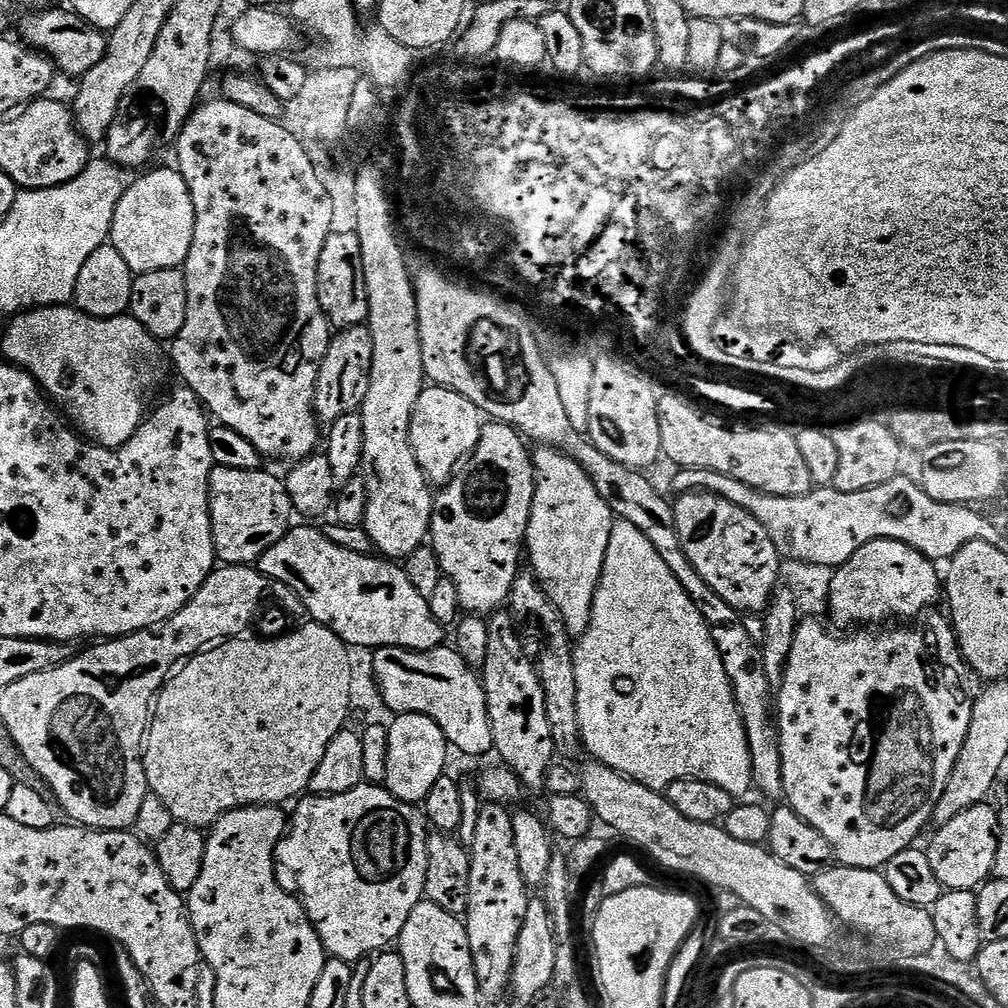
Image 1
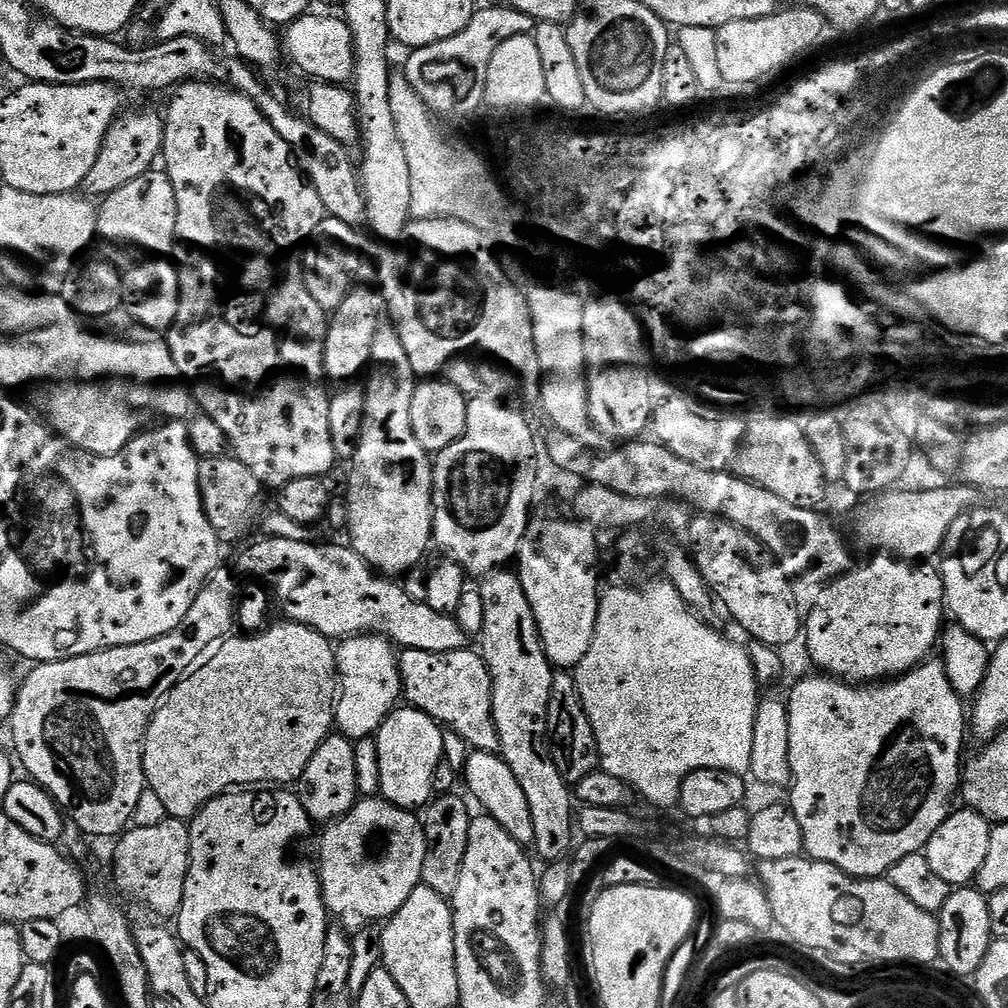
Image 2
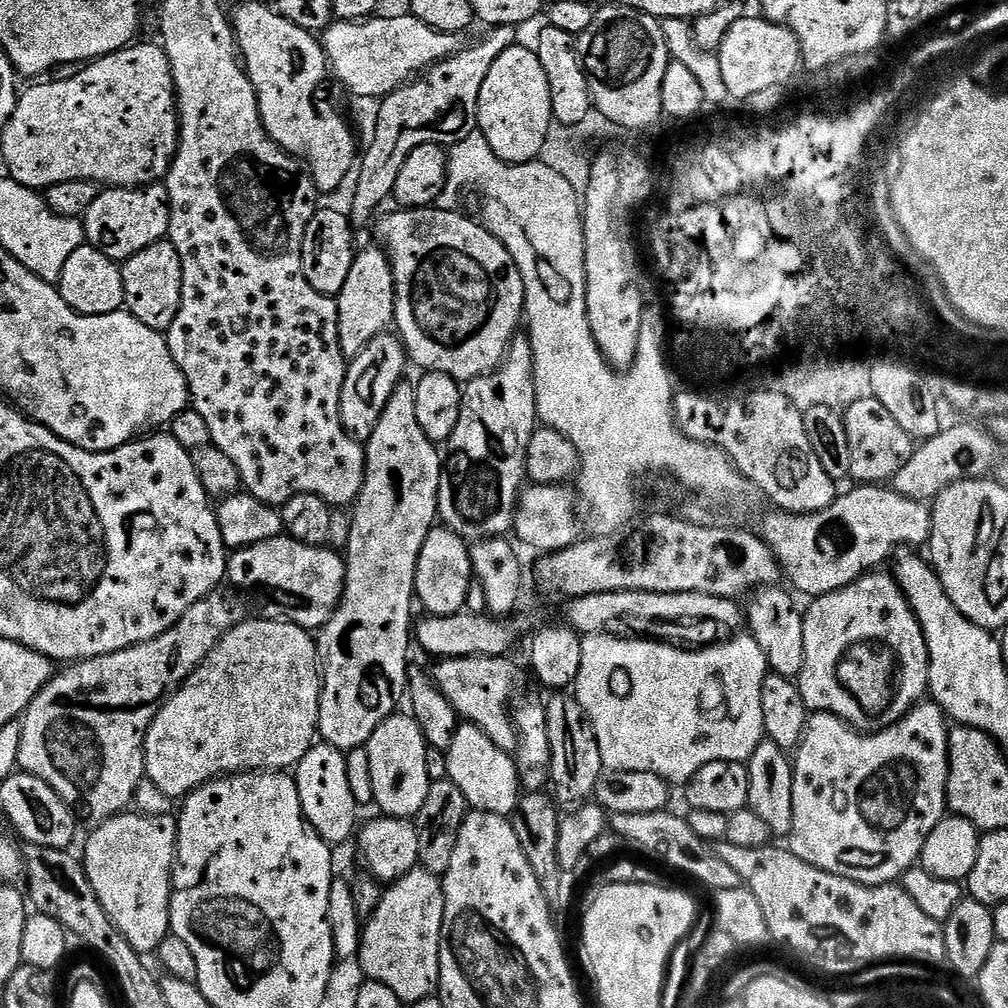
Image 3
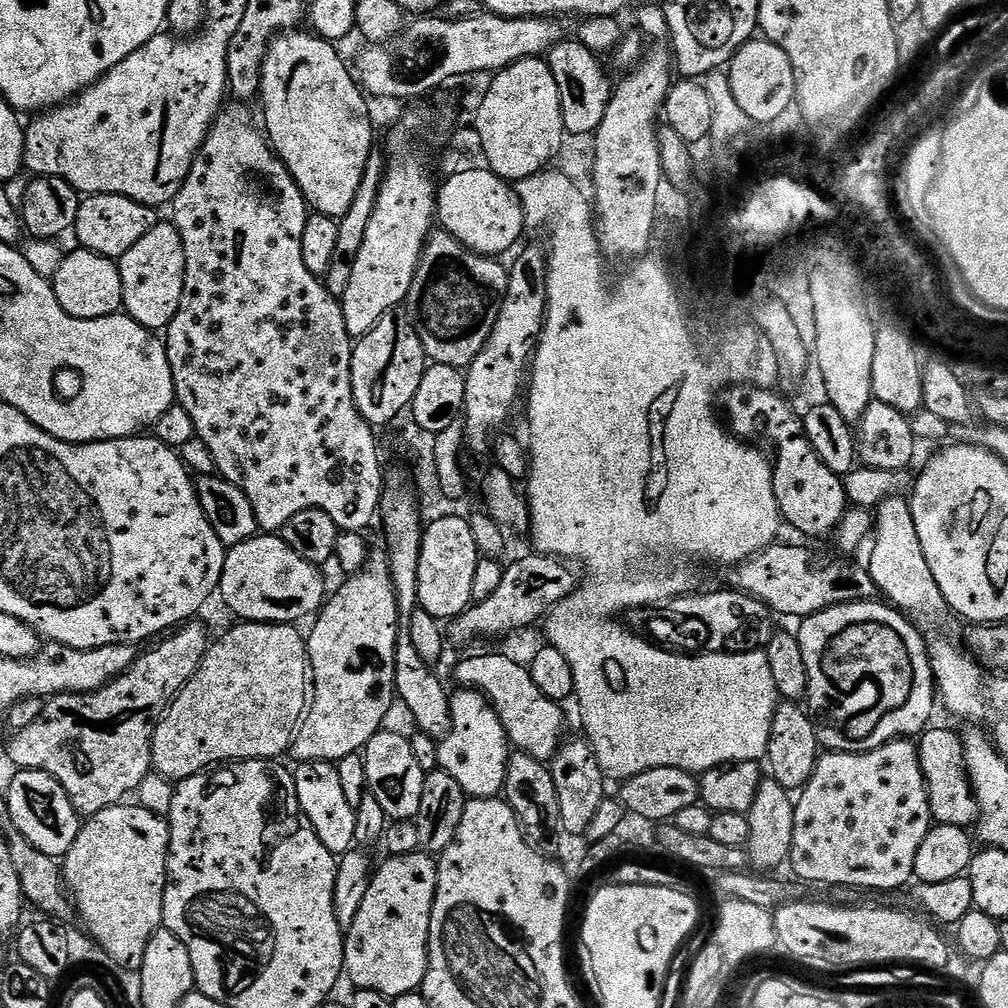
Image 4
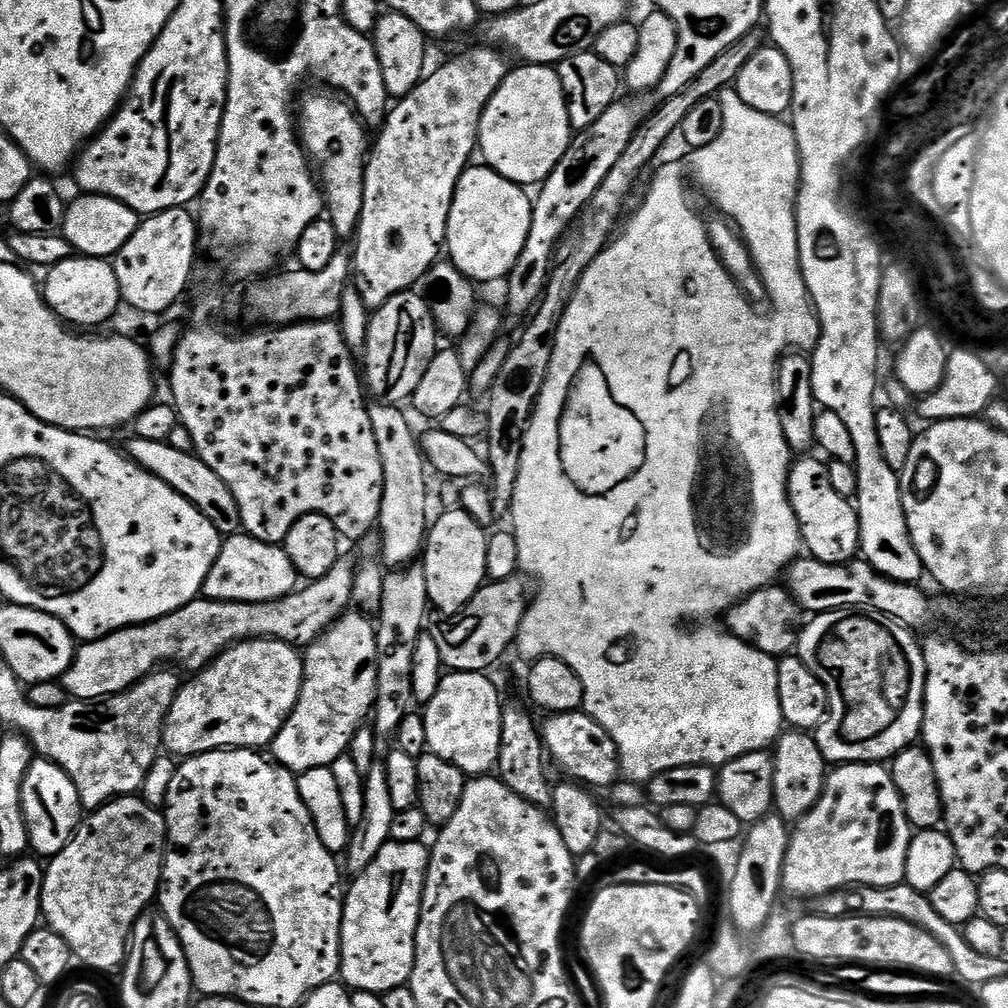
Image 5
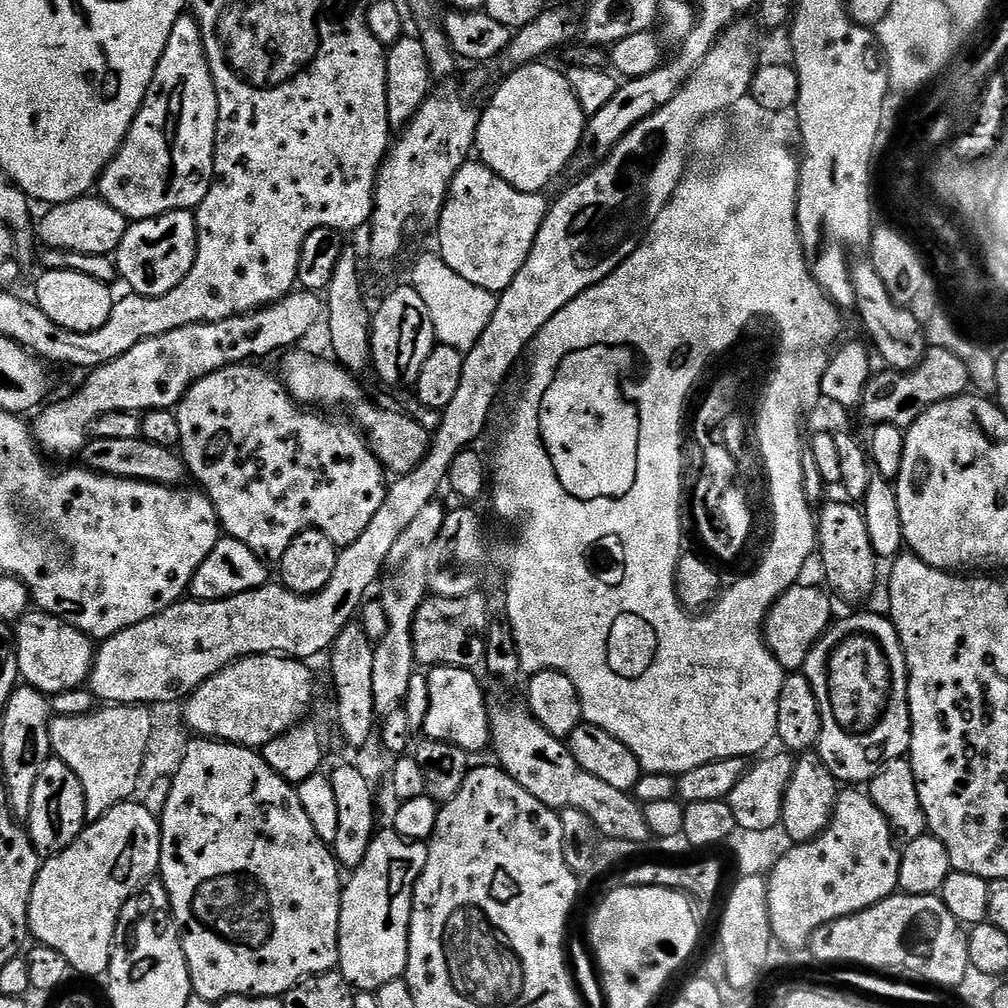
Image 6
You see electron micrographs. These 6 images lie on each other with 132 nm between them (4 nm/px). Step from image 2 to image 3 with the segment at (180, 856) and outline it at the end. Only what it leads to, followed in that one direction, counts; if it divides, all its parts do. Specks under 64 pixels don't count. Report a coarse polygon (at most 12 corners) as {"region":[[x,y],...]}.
{"region":[[175,815],[95,825],[84,873],[141,954],[170,935]]}

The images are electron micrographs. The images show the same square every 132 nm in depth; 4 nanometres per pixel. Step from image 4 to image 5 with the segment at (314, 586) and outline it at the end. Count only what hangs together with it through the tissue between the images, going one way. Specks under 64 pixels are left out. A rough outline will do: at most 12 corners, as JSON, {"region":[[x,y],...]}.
{"region":[[239,532],[207,574],[207,600],[289,596],[296,568],[283,547]]}

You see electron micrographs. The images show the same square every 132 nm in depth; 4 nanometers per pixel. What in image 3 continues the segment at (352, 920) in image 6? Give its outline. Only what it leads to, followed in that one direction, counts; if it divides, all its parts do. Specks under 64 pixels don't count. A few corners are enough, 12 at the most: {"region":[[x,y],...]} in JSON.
{"region":[[441,877],[391,881],[362,928],[367,979],[437,995]]}

